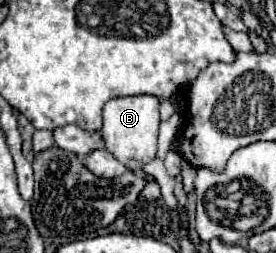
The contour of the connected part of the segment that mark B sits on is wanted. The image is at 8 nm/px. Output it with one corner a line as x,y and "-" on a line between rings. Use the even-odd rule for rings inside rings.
122,96
112,98
104,106
104,126
102,126
102,140
106,150
114,154
128,170
136,172
156,156
158,144
158,98
156,96

